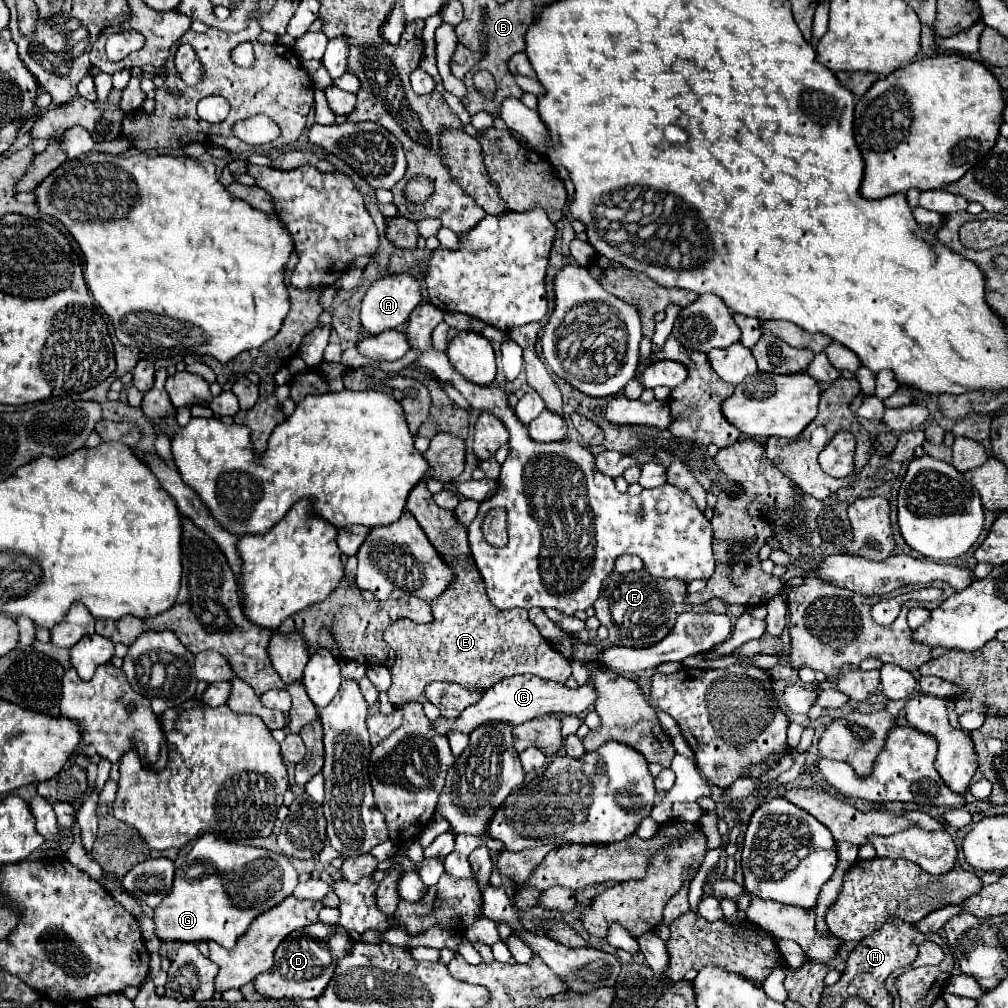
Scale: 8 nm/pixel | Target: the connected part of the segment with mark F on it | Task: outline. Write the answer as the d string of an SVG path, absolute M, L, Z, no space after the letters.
M636 571L636 573L610 573L608 579L604 579L602 583L602 591L594 603L596 609L596 617L600 619L600 623L604 627L608 627L610 631L610 643L612 645L622 645L622 647L650 647L654 643L658 643L660 639L664 639L668 635L668 631L674 627L676 617L684 611L712 611L710 605L692 605L686 603L686 583L680 579L656 579L652 575L648 575L646 571Z

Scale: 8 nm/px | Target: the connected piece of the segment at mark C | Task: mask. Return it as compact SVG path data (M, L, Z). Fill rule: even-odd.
M514 675L508 679L498 681L496 685L492 685L478 703L466 707L460 717L456 719L446 719L446 717L438 717L432 727L436 733L440 735L448 735L452 731L460 731L464 735L470 735L476 727L480 727L482 723L494 723L494 721L504 721L510 725L520 725L524 721L542 717L542 715L550 715L550 713L562 713L562 715L580 715L582 711L586 711L596 699L596 691L592 685L582 685L578 689L568 689L562 683L554 683L548 679L540 679L536 675Z

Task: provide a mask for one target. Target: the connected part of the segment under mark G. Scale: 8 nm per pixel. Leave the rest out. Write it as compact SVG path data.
M204 833L196 839L190 855L186 855L176 869L170 895L154 909L156 935L162 943L216 941L230 949L248 929L250 921L280 905L280 901L292 895L296 883L298 873L286 855L226 843L212 833Z

